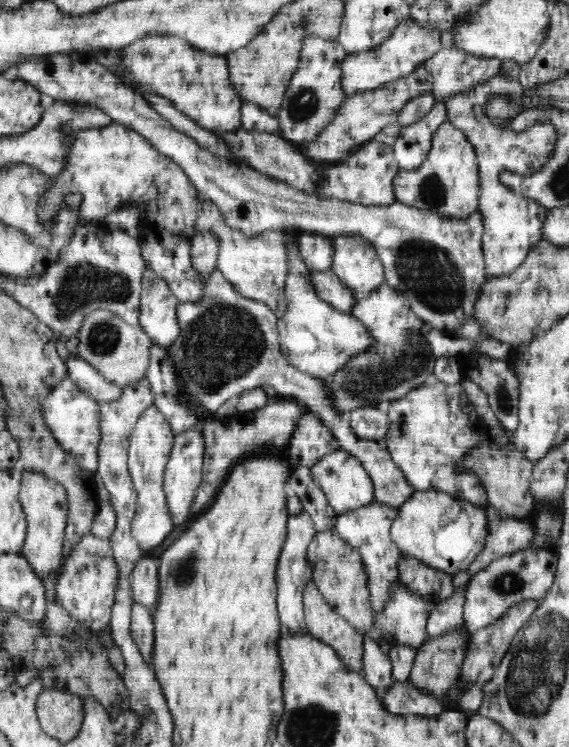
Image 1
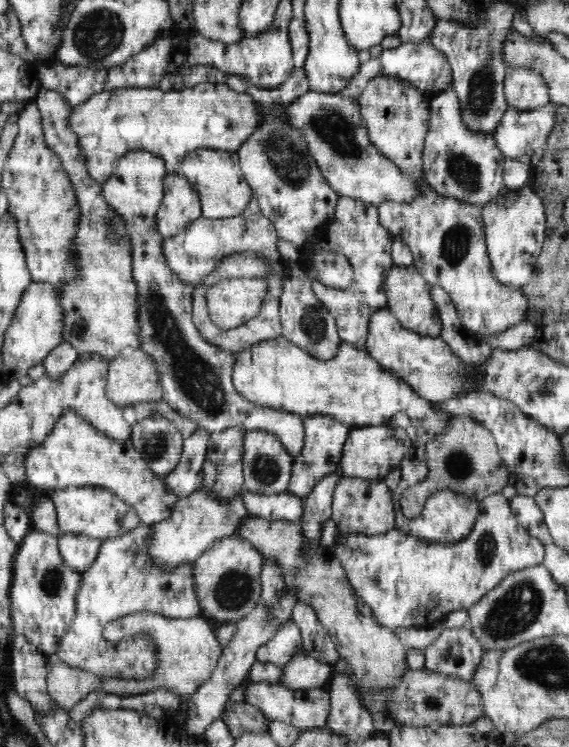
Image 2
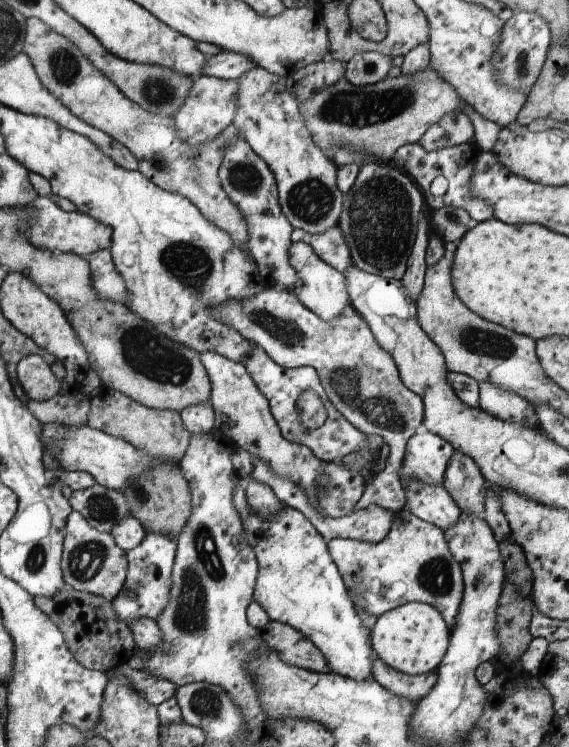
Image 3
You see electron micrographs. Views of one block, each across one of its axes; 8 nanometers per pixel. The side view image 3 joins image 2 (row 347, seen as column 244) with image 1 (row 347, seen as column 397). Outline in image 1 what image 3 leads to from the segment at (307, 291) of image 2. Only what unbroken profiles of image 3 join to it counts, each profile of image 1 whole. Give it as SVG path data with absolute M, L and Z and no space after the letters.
M382 284L367 298L354 302L349 311L365 326L373 342L361 354L356 354L340 370L325 380L329 393L329 406L333 412L352 412L368 405L387 405L390 401L406 397L412 390L429 382L436 358L487 357L501 360L513 354L513 346L496 339L476 341L446 336L412 312L410 303L394 288Z

